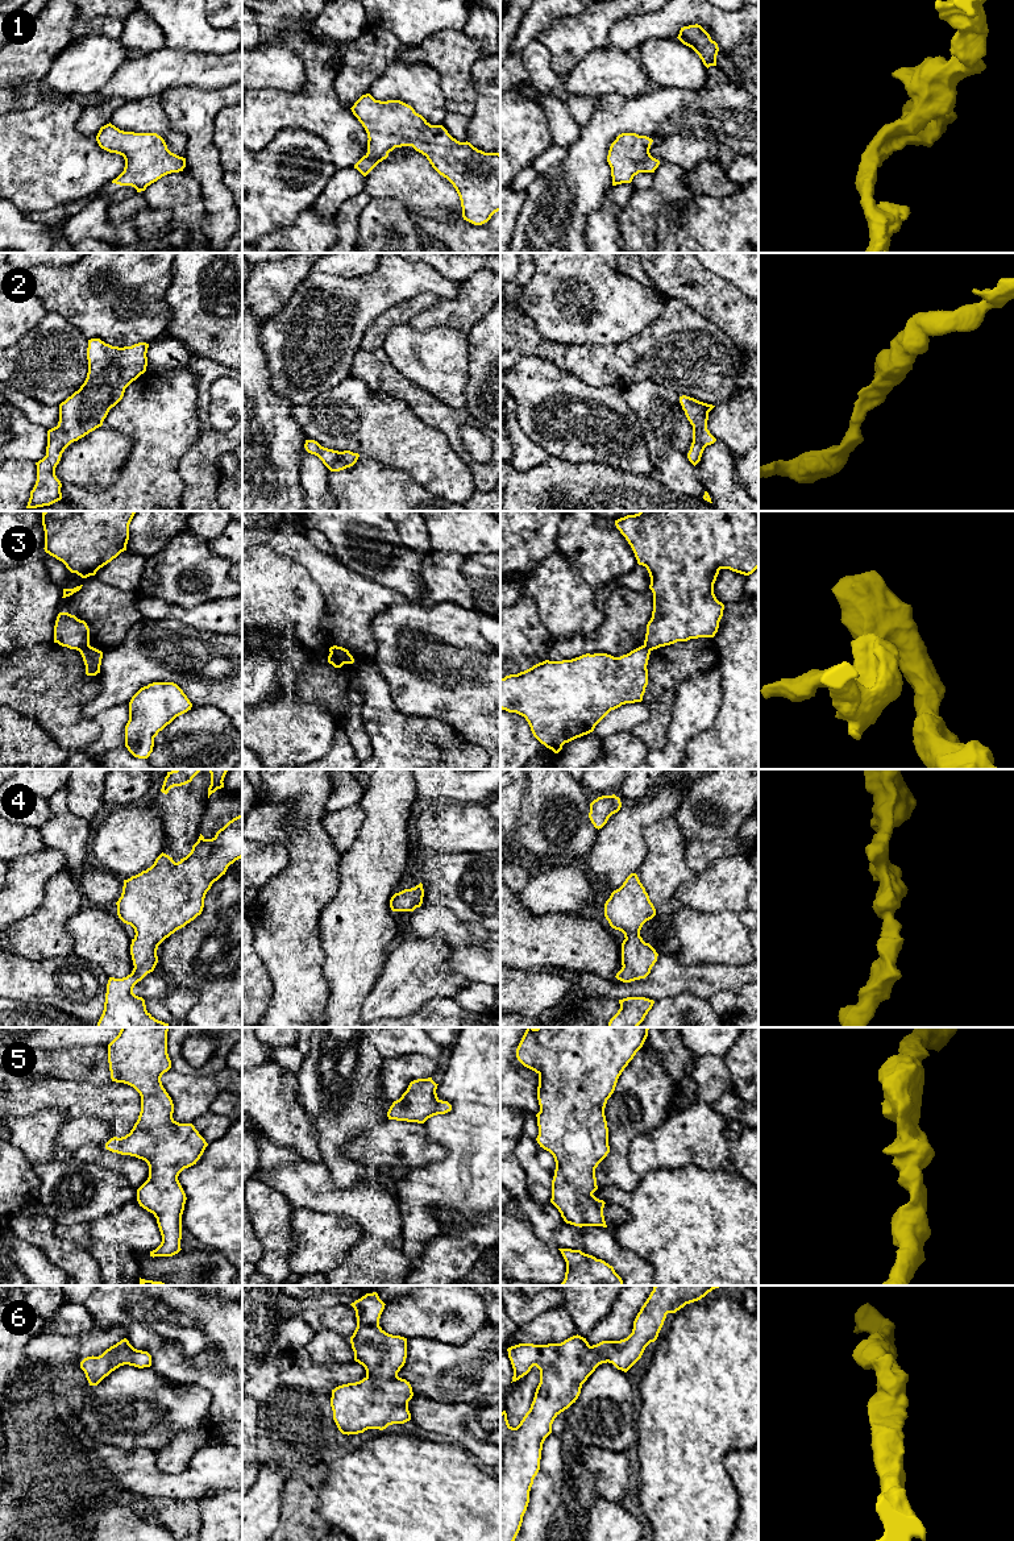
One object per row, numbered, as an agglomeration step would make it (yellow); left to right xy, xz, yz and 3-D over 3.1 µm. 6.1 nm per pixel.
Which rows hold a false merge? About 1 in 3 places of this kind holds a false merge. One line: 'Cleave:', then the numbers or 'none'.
Cleave: 3

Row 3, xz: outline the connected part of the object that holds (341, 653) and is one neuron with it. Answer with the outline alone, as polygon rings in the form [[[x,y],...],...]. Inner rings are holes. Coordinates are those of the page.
[[[333,645],[329,648],[329,652],[332,655],[334,655],[344,664],[353,664],[354,662],[353,656],[349,653],[348,649],[342,648],[342,647]]]

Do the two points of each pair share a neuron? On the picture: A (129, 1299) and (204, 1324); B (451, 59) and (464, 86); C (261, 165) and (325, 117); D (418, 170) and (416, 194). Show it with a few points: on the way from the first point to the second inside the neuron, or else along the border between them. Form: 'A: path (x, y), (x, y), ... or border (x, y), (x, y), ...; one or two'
A: path (148, 1300), (170, 1321), (186, 1324); one
B: path (454, 66), (457, 79); one
C: border (303, 129), (316, 135), (329, 150); two
D: path (416, 175), (416, 189); one

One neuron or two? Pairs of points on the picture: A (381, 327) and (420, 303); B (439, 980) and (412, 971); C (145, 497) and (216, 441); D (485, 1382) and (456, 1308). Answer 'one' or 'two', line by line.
A: one
B: one
C: two
D: two

